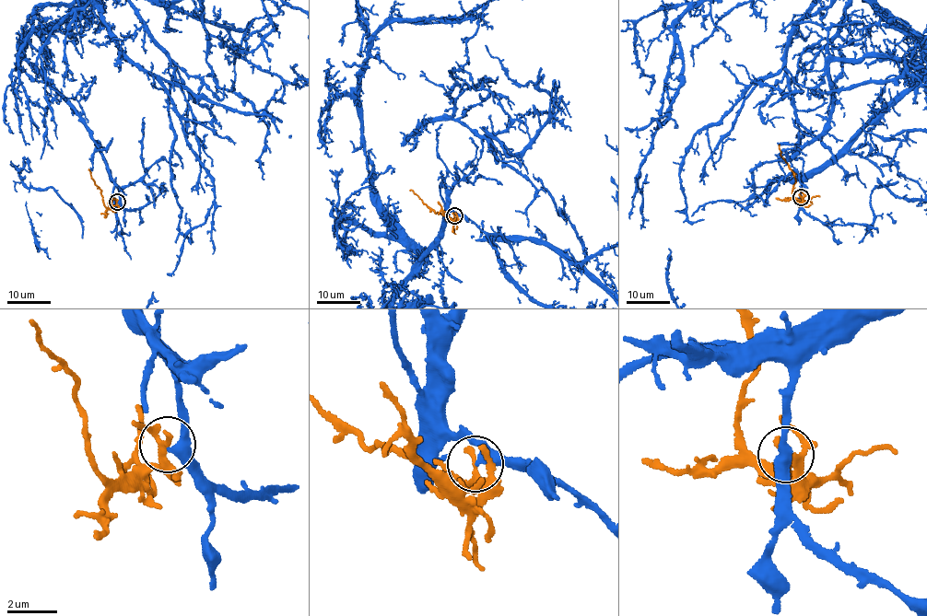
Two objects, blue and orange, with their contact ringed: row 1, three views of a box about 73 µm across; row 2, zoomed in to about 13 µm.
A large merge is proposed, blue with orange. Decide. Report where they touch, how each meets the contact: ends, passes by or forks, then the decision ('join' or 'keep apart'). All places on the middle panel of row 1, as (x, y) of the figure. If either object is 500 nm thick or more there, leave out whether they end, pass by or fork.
place (454, 215); blue passes by; orange passes by; join

